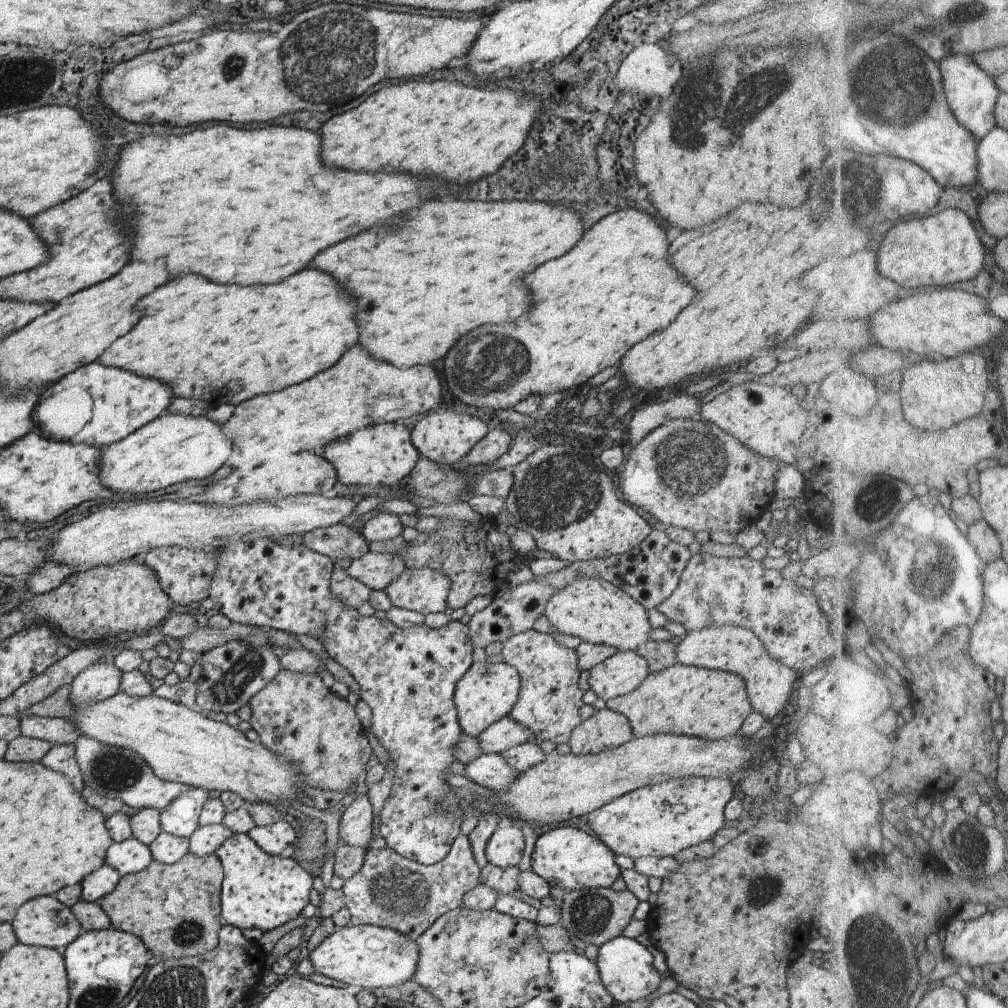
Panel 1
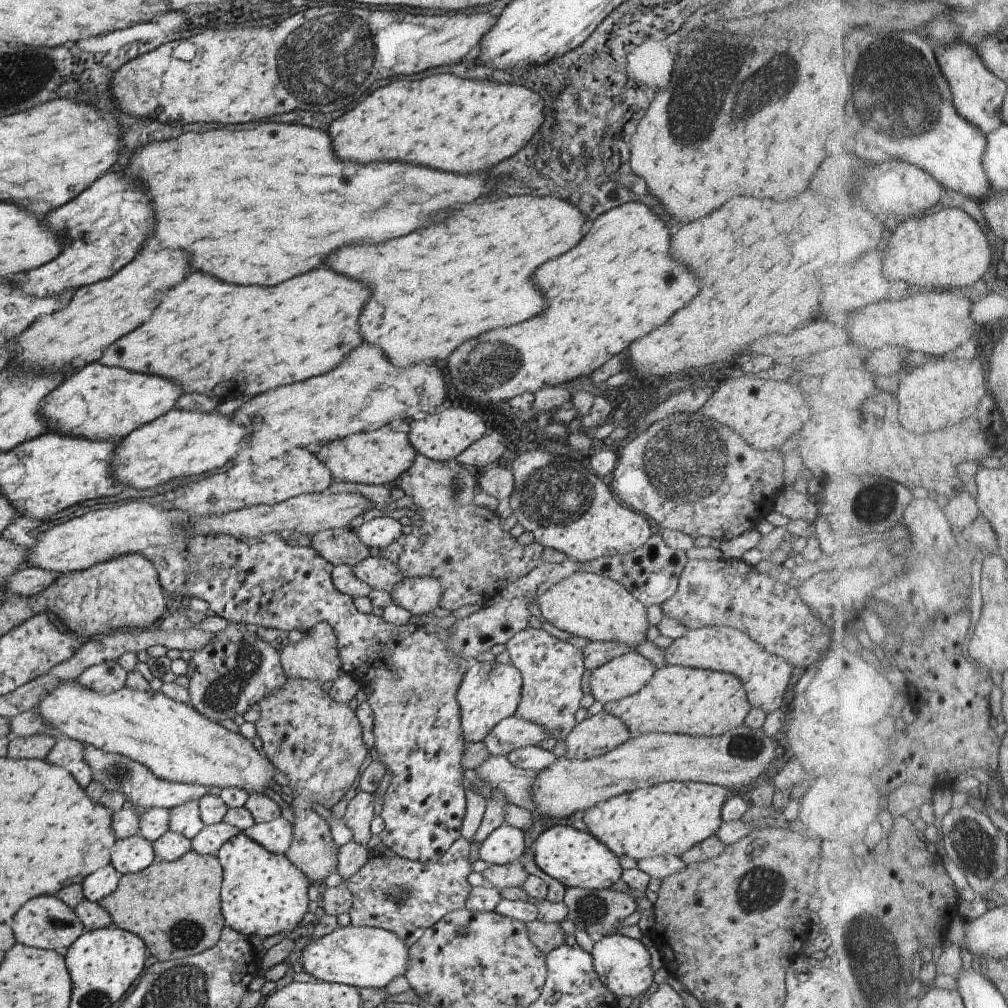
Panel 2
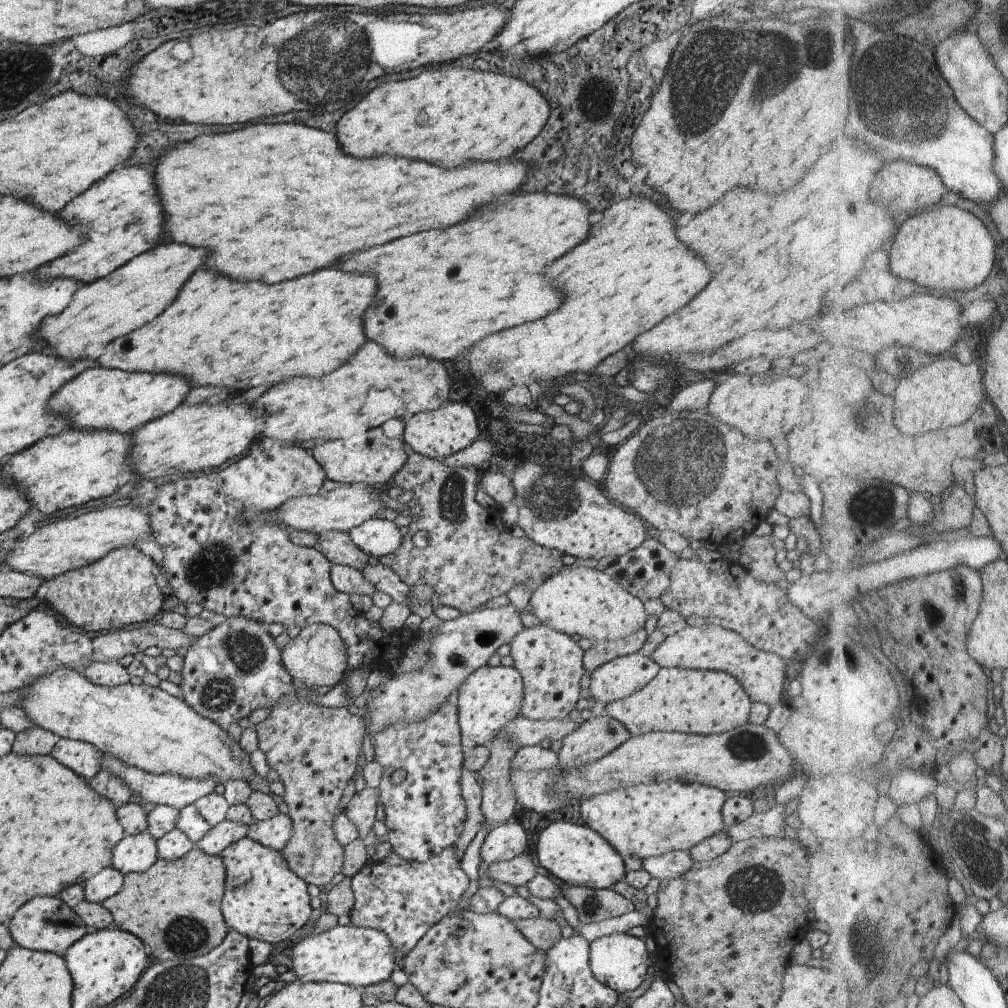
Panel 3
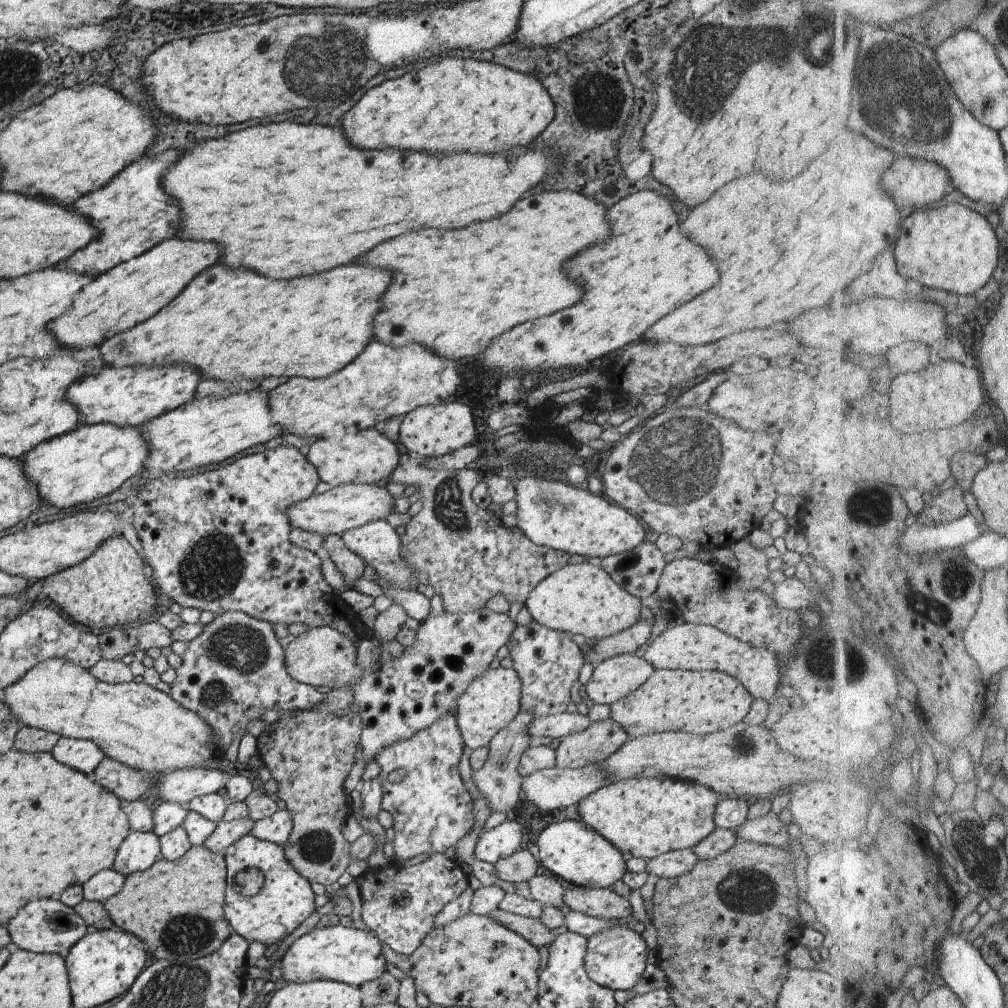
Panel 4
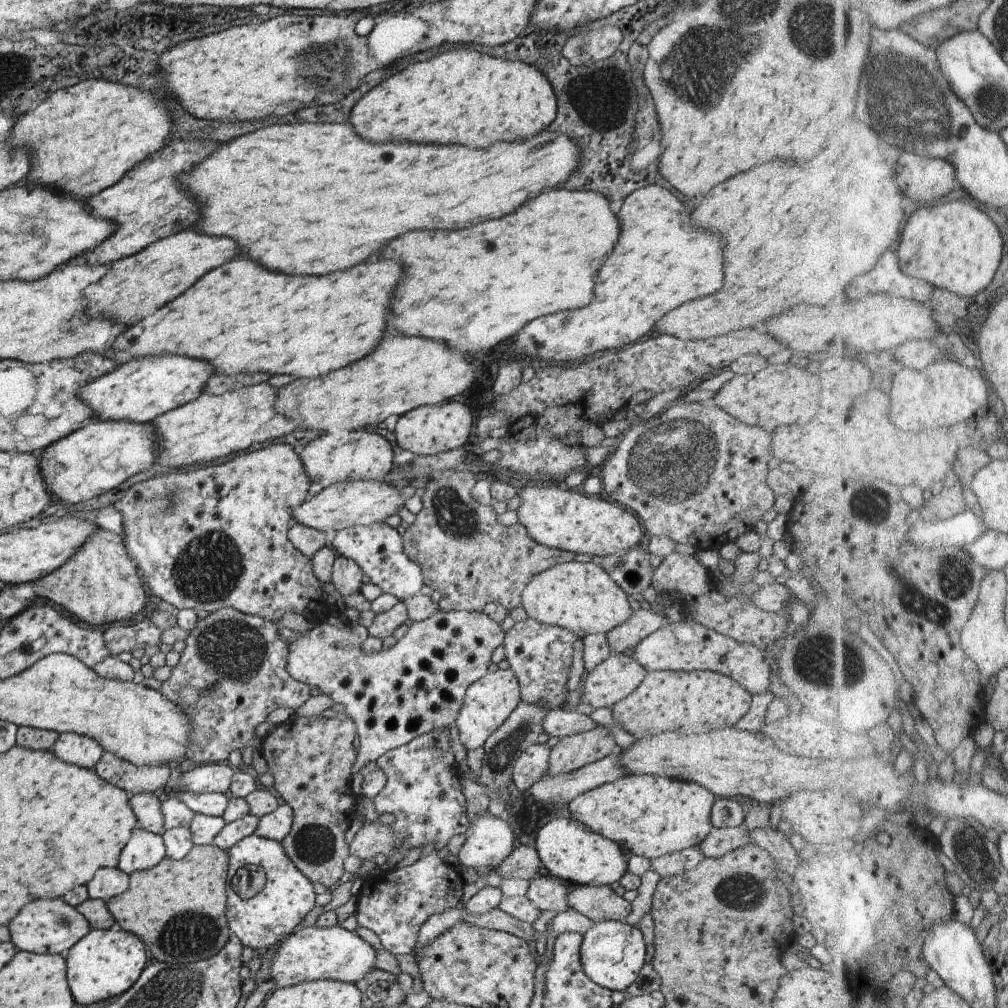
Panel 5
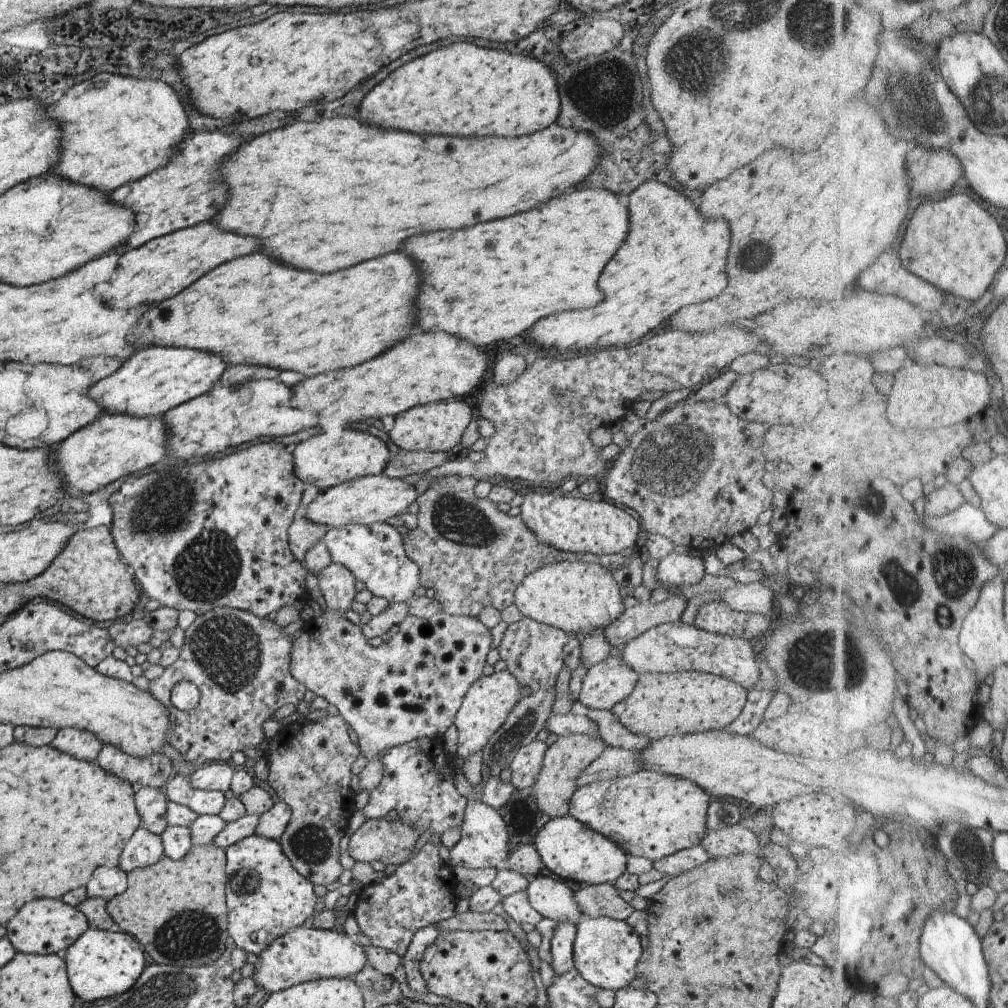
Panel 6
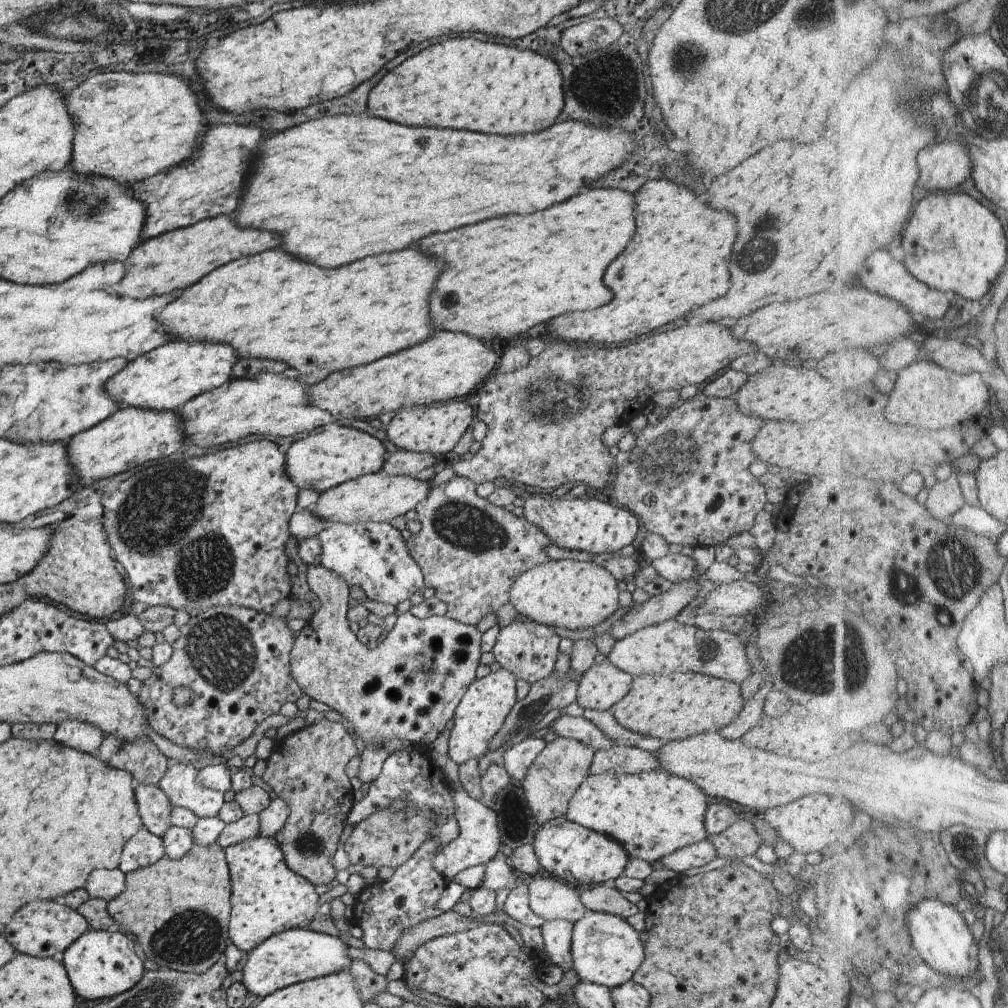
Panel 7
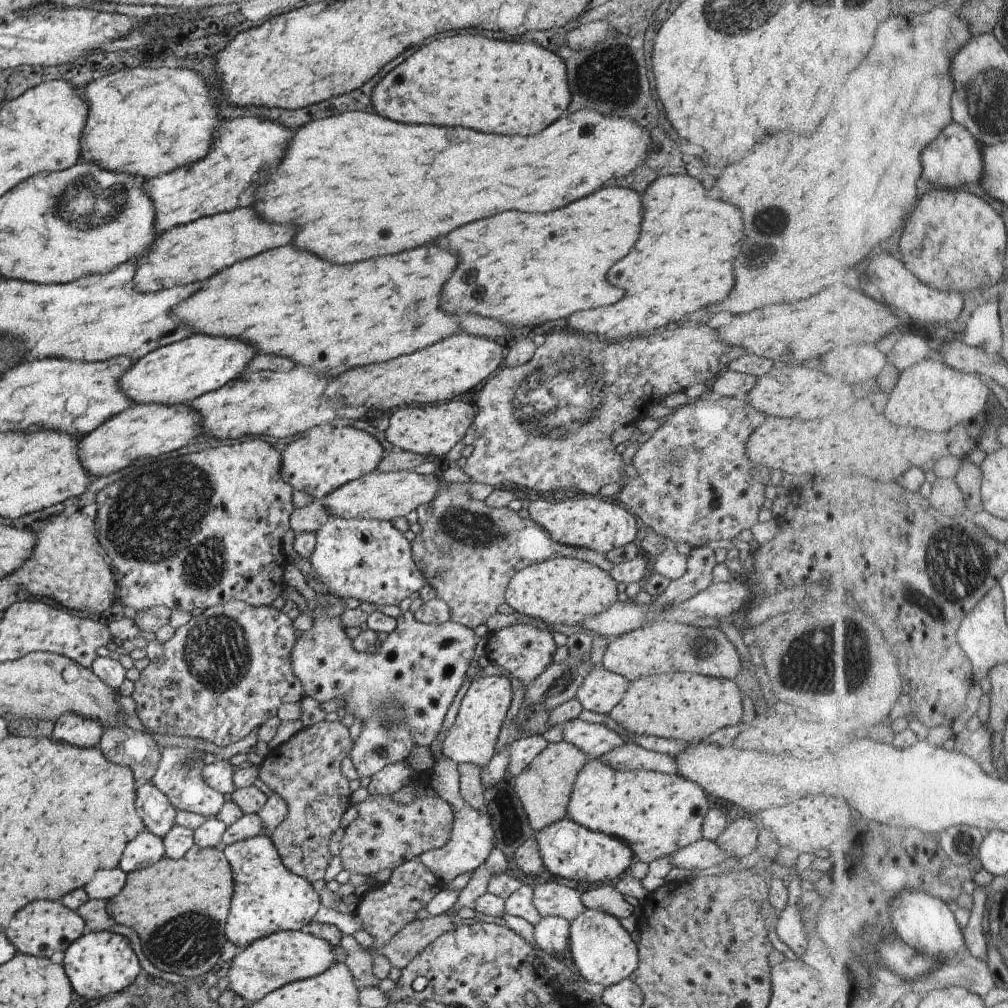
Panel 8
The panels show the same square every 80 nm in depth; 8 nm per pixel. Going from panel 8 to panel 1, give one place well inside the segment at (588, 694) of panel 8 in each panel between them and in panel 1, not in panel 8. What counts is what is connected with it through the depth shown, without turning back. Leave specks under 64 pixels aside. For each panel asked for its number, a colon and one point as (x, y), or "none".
1: (623, 671)
2: (623, 675)
3: (618, 678)
4: (614, 678)
5: (613, 678)
6: (607, 682)
7: (601, 685)

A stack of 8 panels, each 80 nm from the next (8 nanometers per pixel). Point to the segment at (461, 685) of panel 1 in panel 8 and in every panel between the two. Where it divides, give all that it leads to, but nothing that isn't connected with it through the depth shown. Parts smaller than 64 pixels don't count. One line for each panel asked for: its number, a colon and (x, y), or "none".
2: (488, 692)
3: (490, 696)
4: (489, 702)
5: (487, 702)
6: (484, 706)
7: (482, 709)
8: (471, 739)

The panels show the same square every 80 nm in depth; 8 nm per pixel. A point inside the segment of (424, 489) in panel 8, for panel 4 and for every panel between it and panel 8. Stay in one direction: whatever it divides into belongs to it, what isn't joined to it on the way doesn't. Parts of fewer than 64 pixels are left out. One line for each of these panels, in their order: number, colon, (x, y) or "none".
4: (343, 507)
5: (362, 502)
6: (371, 499)
7: (377, 496)

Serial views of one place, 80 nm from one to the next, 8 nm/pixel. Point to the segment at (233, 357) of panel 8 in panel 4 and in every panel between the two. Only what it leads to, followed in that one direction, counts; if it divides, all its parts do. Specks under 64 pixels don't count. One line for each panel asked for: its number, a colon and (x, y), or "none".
4: (128, 396)
5: (138, 391)
6: (152, 380)
7: (162, 379)

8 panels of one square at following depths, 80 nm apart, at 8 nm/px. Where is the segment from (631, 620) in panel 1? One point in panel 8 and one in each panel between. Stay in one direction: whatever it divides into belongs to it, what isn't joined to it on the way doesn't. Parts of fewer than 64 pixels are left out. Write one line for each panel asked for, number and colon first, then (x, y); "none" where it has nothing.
2: (595, 607)
3: (583, 601)
4: (583, 599)
5: (582, 598)
6: (577, 596)
7: (564, 593)
8: (563, 590)

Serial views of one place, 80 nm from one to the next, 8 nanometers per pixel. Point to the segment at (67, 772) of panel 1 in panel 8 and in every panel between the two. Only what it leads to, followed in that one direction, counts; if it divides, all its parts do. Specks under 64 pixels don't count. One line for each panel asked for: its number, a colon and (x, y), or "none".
2: (66, 753)
3: (82, 758)
4: (80, 755)
5: (78, 750)
6: (81, 745)
7: (82, 737)
8: (70, 728)

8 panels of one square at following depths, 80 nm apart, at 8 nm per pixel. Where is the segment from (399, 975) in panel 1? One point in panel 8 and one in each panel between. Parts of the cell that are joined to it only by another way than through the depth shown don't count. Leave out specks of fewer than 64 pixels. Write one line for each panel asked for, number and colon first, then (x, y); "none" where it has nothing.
2: (370, 957)
3: (356, 956)
4: (348, 955)
5: (313, 952)
6: (302, 954)
7: (295, 955)
8: (276, 959)

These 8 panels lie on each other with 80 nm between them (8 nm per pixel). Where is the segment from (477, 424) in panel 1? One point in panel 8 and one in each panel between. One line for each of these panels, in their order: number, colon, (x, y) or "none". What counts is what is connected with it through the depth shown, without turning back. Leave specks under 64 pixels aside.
2: (440, 436)
3: (437, 433)
4: (429, 431)
5: (427, 429)
6: (436, 427)
7: (435, 428)
8: (431, 430)

